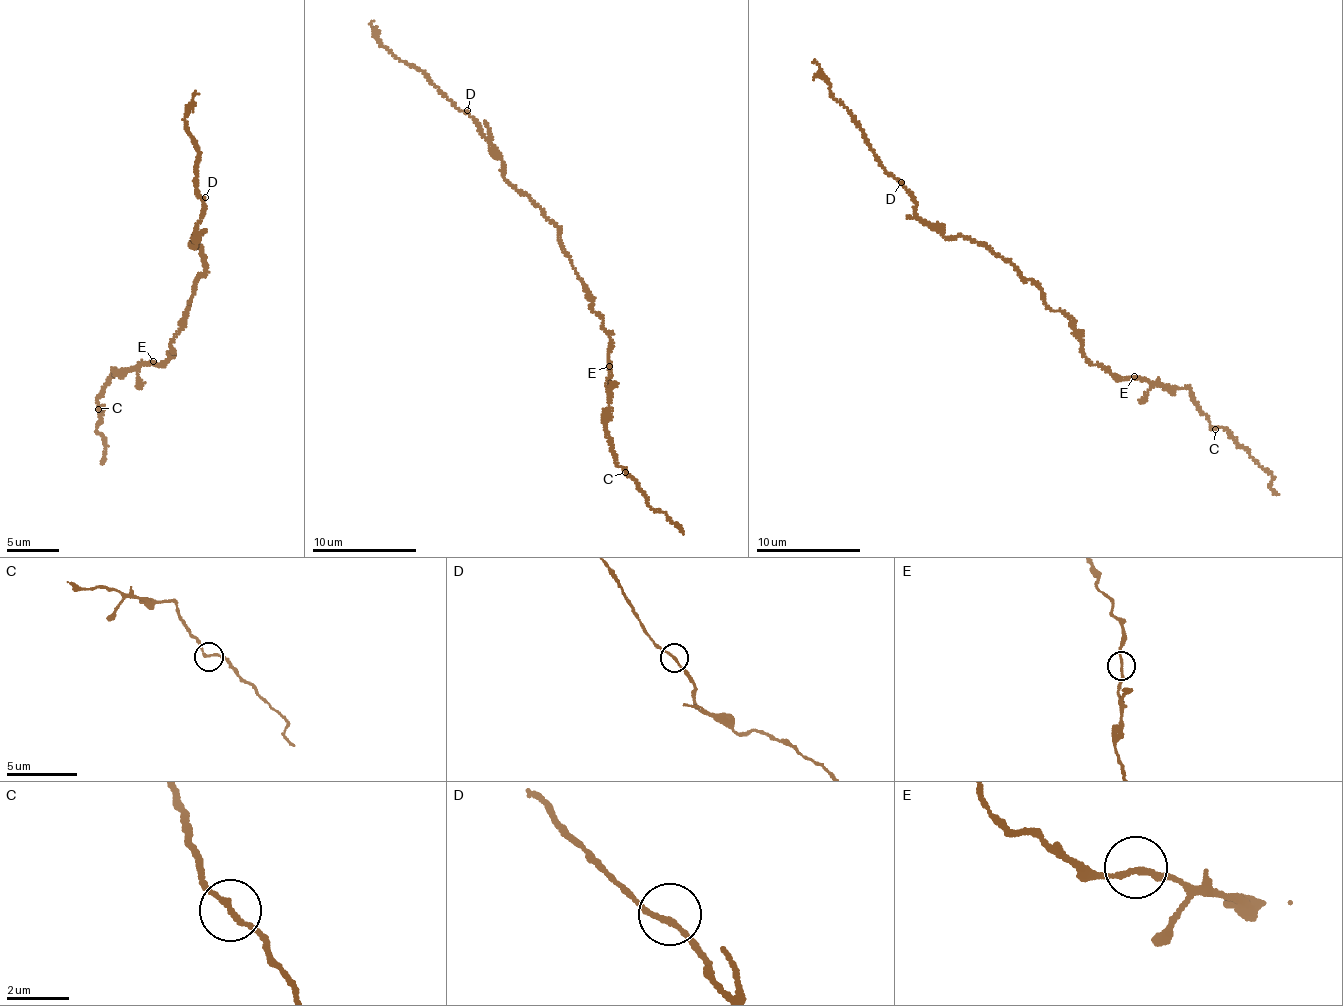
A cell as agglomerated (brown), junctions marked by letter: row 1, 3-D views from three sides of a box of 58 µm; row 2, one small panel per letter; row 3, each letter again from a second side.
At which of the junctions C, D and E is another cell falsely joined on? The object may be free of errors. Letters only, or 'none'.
none

